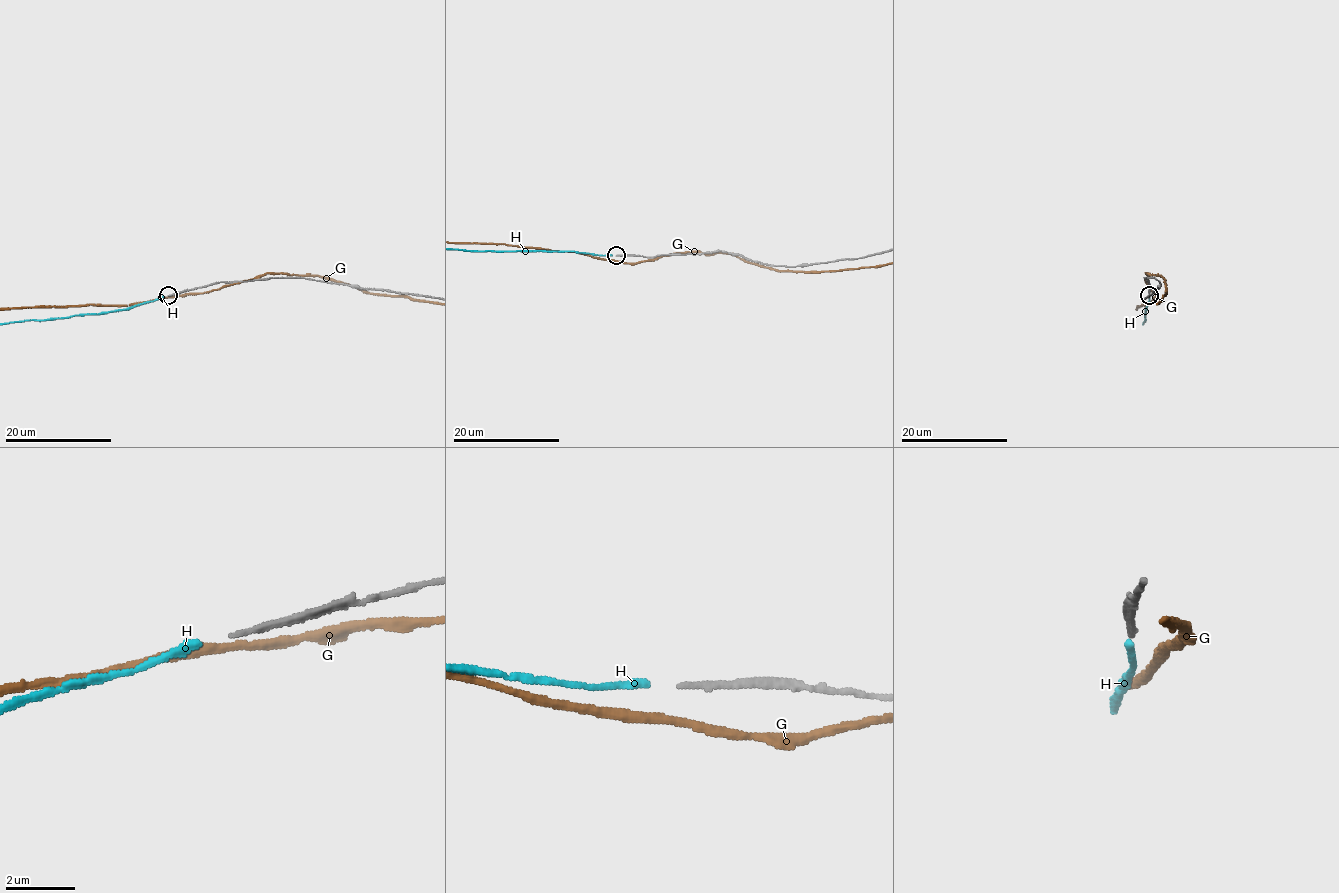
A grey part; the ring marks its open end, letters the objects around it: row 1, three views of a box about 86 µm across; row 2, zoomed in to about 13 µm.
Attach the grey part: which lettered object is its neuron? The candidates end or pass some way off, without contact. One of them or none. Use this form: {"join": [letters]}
{"join": ["H"]}

